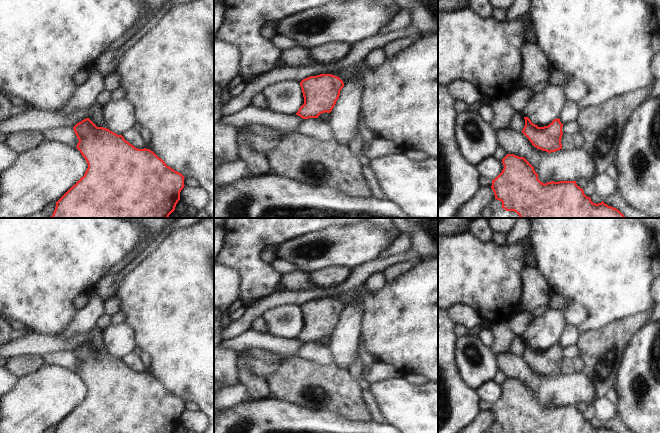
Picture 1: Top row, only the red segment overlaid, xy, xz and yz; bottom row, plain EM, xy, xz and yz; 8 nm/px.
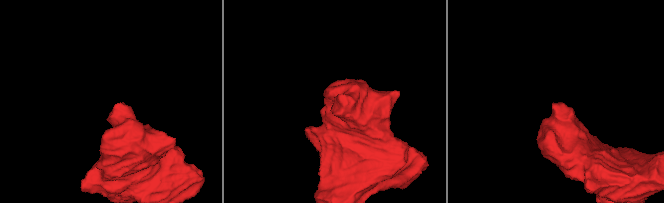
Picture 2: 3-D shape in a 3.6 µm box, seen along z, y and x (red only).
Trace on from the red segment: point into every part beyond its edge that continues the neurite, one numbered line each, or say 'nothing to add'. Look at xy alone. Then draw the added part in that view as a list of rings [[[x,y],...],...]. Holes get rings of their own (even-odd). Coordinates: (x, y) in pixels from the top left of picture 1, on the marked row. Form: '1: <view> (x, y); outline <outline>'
nothing to add

